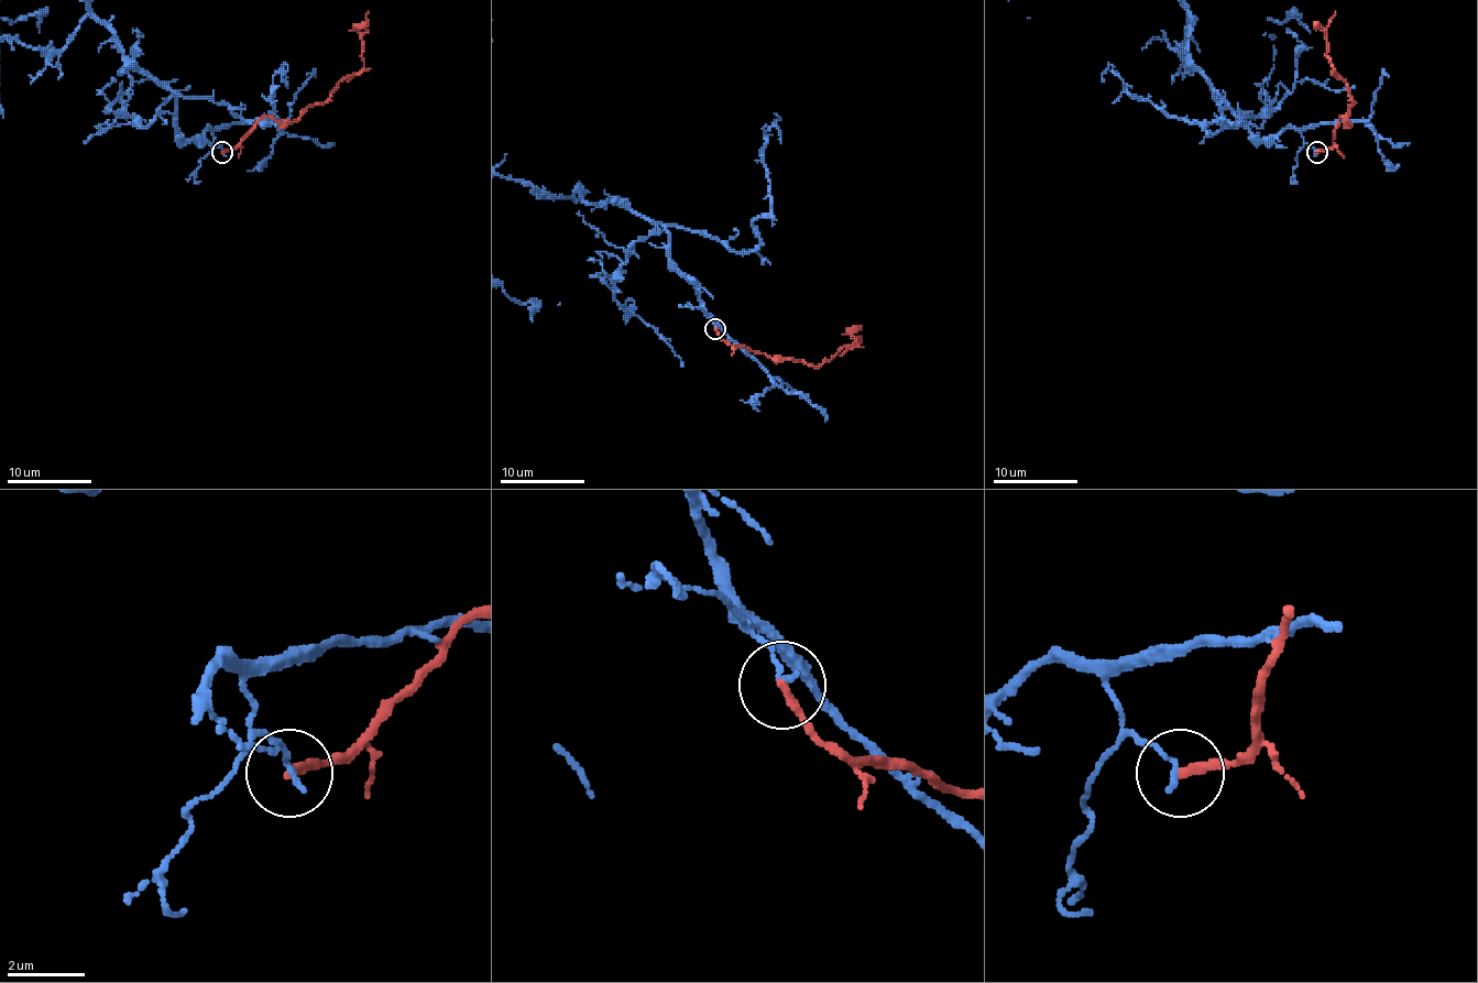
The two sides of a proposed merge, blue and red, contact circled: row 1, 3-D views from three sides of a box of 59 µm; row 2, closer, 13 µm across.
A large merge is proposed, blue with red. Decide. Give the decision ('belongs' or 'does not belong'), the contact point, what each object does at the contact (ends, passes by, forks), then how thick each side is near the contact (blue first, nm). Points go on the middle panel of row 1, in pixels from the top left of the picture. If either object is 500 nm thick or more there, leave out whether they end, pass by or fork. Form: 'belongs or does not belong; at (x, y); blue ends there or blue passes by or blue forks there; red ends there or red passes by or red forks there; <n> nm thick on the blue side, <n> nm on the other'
does not belong; at (715, 328); blue ends there; red ends there; 160 nm thick on the blue side, 240 nm on the other

